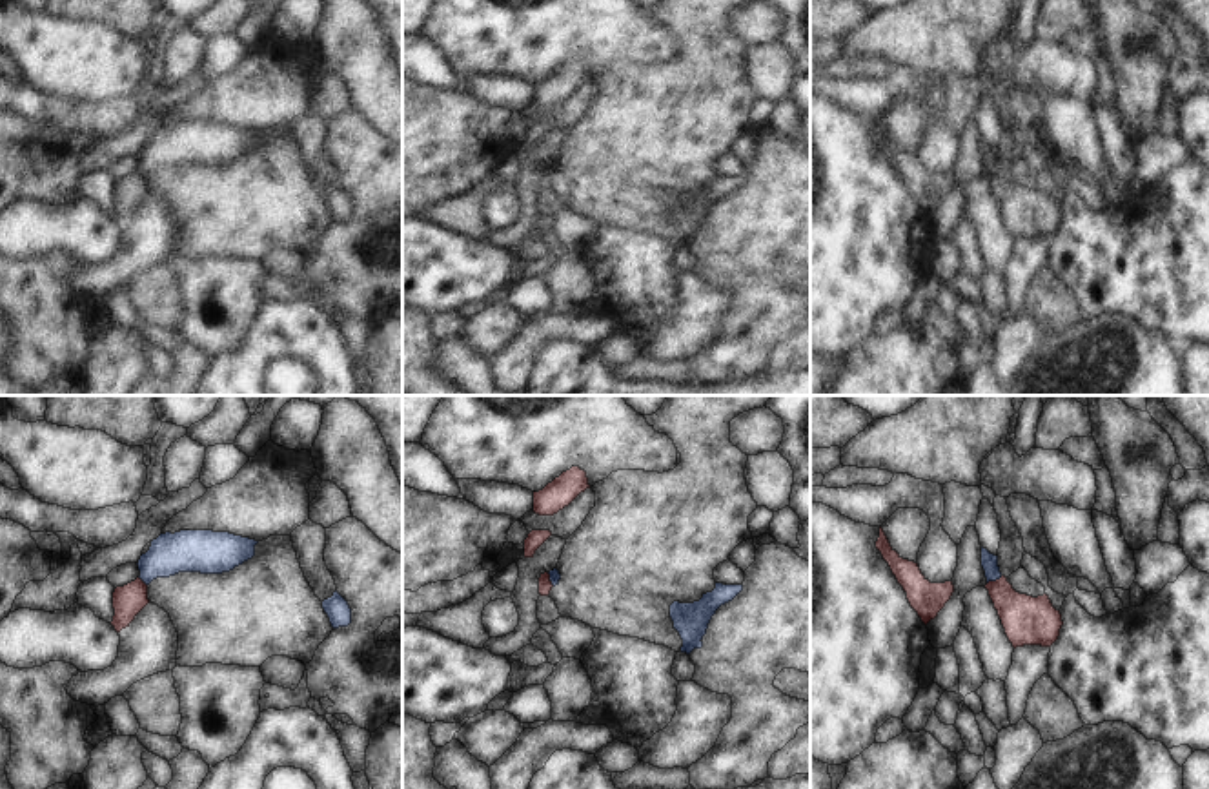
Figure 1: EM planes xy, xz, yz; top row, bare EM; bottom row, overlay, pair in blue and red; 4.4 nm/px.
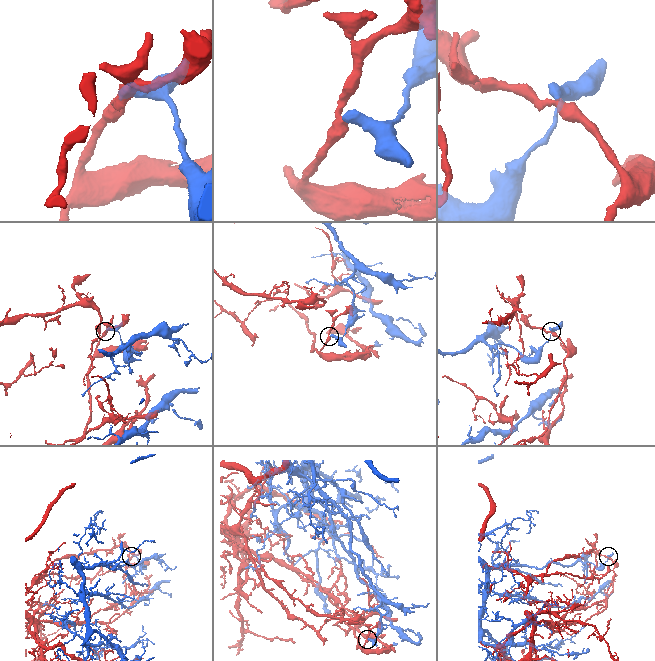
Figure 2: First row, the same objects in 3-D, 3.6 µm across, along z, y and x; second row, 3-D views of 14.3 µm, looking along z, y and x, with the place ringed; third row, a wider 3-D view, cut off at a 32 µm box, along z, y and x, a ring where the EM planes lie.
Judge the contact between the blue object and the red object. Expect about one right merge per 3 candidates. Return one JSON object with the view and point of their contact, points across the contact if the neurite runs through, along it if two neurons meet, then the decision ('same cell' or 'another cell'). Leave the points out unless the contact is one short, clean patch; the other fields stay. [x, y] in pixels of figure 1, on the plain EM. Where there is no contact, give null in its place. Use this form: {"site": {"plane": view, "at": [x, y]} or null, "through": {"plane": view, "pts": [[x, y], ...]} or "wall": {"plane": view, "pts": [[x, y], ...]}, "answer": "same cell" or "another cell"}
{"site": {"plane": "yz", "at": [995, 172]}, "wall": {"plane": "yz", "pts": [[1002, 168], [987, 175]]}, "answer": "another cell"}

